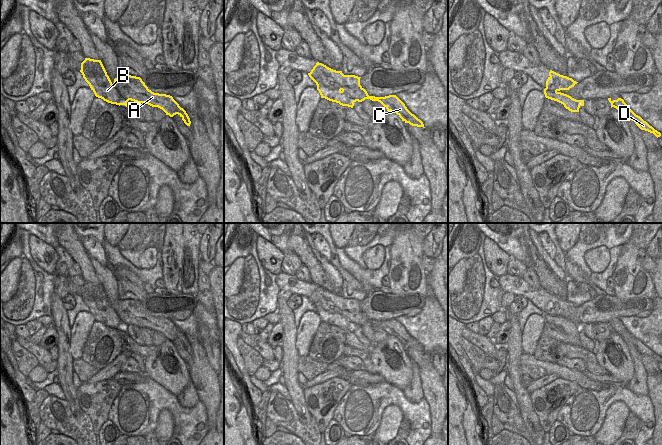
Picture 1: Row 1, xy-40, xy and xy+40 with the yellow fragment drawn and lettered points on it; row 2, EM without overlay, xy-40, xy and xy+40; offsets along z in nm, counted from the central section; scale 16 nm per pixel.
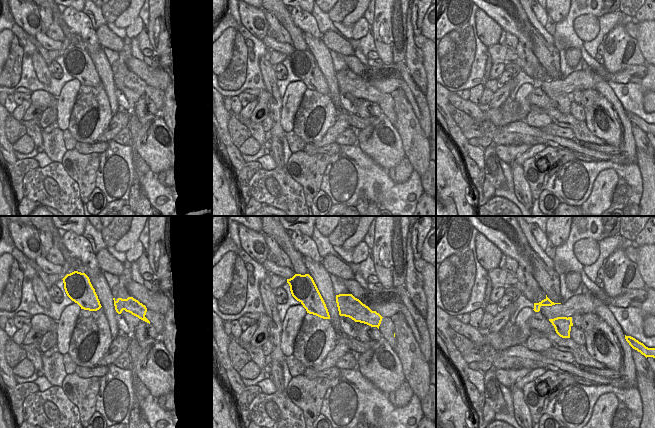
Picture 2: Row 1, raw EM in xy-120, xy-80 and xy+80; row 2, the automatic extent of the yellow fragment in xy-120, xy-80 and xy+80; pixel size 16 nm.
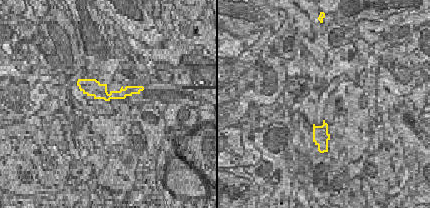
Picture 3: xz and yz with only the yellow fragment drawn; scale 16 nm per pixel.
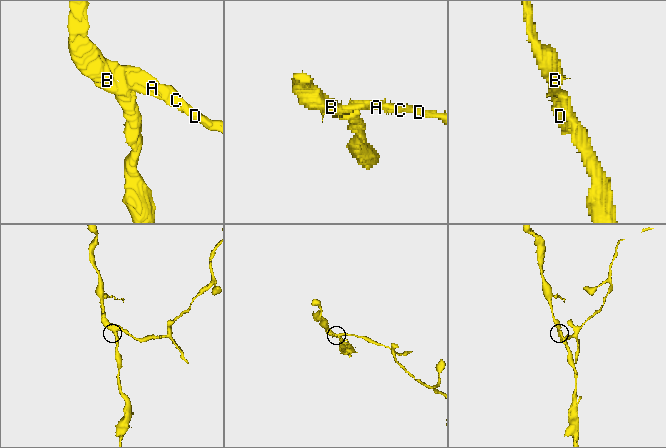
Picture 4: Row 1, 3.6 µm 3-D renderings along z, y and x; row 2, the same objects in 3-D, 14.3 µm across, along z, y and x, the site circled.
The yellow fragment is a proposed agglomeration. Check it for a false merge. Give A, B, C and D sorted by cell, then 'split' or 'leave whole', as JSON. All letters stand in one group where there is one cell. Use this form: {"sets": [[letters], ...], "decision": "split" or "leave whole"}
{"sets": [["A", "C", "D"], ["B"]], "decision": "split"}

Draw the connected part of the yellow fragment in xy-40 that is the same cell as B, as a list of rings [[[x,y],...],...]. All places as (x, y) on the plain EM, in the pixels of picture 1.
[[[85,282],[81,287],[80,296],[96,321],[111,328],[127,331],[128,325],[121,321],[116,311],[110,306],[101,284]]]

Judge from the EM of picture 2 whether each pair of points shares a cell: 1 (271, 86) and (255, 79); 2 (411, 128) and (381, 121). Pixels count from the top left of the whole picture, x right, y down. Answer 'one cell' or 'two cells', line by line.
1: two cells
2: two cells

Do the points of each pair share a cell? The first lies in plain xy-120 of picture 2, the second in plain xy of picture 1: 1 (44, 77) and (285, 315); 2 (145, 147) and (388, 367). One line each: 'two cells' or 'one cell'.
1: one cell
2: one cell

